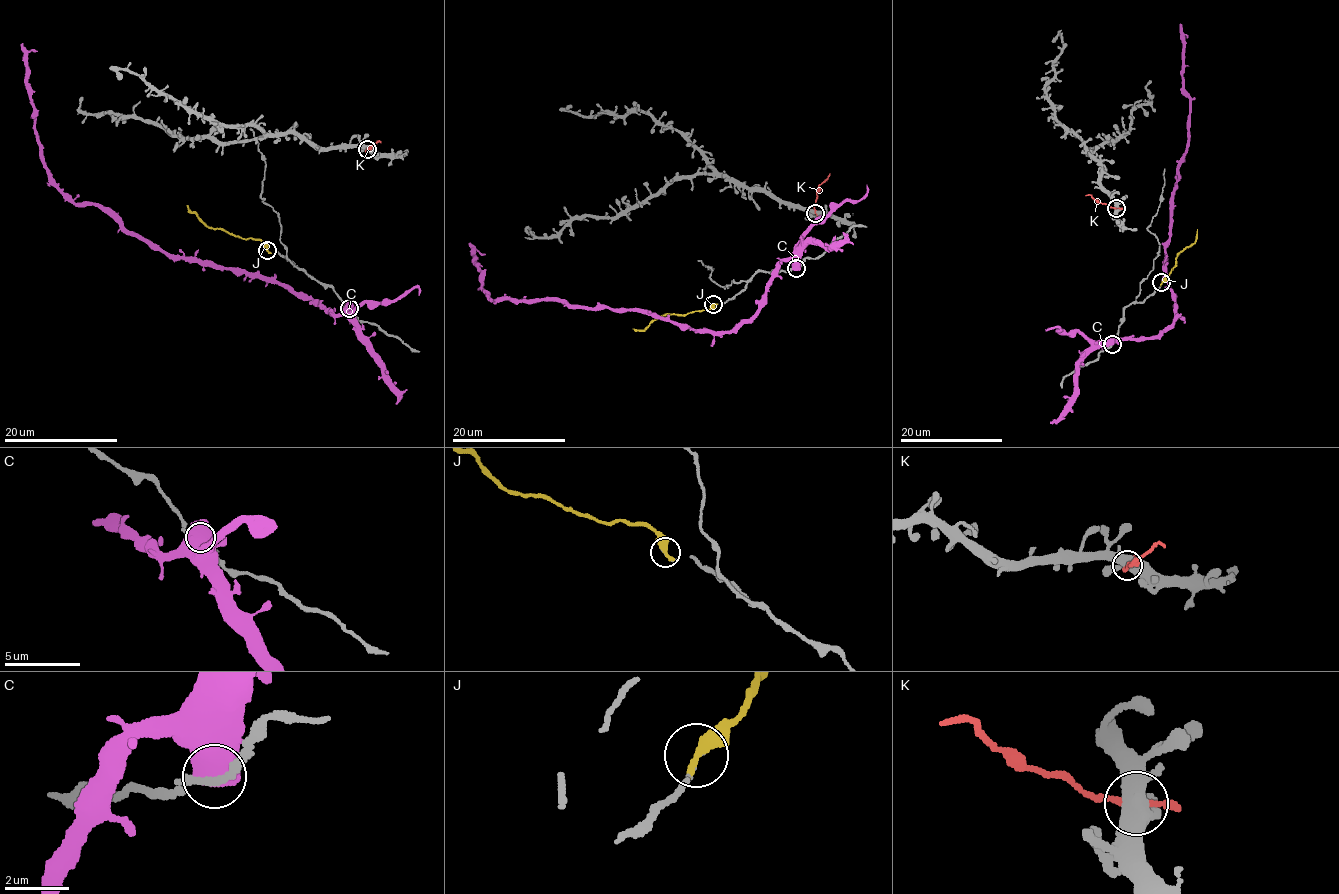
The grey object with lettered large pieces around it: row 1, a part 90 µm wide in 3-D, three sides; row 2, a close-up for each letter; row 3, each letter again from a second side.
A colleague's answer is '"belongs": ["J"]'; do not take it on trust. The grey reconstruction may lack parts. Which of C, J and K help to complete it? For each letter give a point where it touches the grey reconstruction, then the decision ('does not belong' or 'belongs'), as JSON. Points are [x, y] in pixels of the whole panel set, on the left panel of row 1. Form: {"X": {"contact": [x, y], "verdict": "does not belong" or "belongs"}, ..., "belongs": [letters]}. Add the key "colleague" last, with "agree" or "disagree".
{"C": {"contact": [349, 308], "verdict": "does not belong"}, "J": {"contact": [267, 250], "verdict": "belongs"}, "K": {"contact": [367, 149], "verdict": "does not belong"}, "belongs": ["J"], "colleague": "agree"}

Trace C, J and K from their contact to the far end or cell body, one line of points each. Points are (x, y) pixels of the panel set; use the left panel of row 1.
C: (349, 309), (336, 314), (321, 301), (276, 282), (168, 258), (96, 205), (76, 205), (42, 156), (22, 44)
J: (267, 250), (260, 240), (215, 229), (201, 221), (187, 205)
K: (367, 149), (378, 140), (381, 142)

